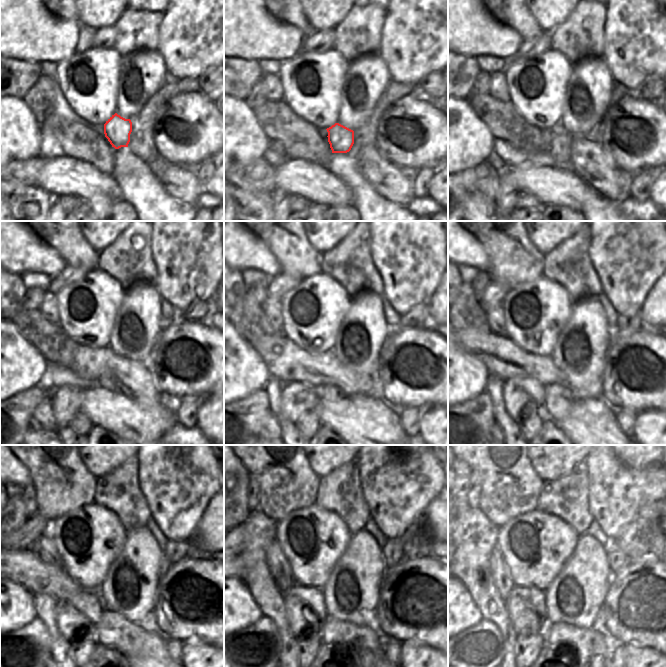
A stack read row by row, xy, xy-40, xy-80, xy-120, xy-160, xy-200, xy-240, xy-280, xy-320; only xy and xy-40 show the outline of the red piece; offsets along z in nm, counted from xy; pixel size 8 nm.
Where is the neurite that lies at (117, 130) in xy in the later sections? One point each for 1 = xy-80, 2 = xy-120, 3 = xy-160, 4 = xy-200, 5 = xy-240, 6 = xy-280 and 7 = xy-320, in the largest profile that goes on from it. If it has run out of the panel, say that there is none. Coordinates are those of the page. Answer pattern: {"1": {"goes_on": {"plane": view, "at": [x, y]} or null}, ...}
{"1": {"goes_on": {"plane": "xy-80", "at": [560, 146]}}, "2": {"goes_on": {"plane": "xy-120", "at": [107, 380]}}, "3": {"goes_on": {"plane": "xy-160", "at": [329, 393]}}, "4": {"goes_on": {"plane": "xy-200", "at": [559, 399]}}, "5": {"goes_on": {"plane": "xy-240", "at": [113, 628]}}, "6": {"goes_on": {"plane": "xy-280", "at": [363, 643]}}, "7": {"goes_on": {"plane": "xy-320", "at": [588, 645]}}}

